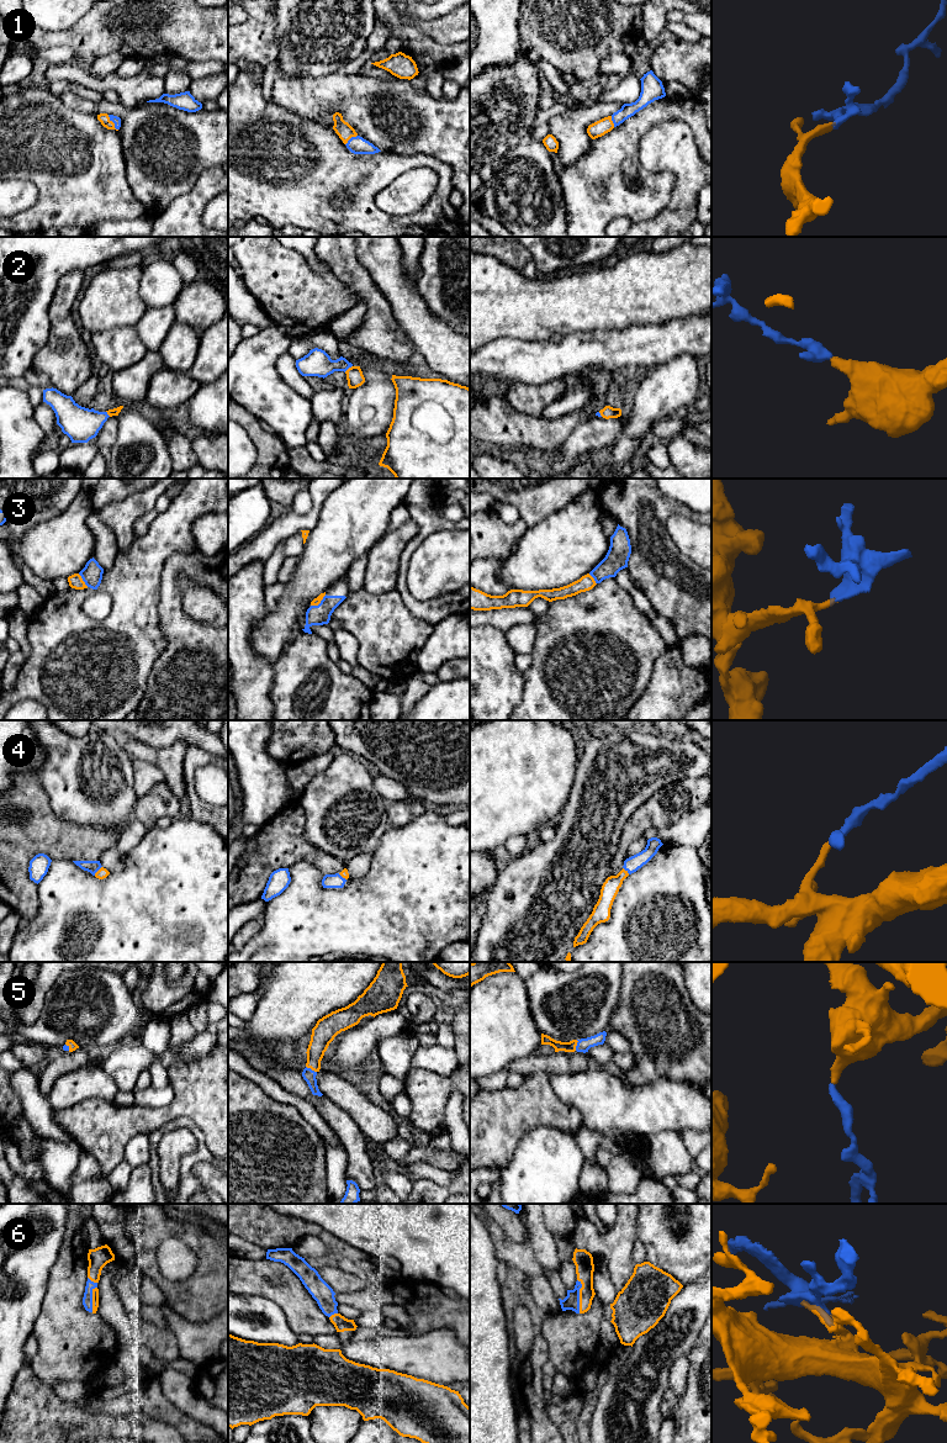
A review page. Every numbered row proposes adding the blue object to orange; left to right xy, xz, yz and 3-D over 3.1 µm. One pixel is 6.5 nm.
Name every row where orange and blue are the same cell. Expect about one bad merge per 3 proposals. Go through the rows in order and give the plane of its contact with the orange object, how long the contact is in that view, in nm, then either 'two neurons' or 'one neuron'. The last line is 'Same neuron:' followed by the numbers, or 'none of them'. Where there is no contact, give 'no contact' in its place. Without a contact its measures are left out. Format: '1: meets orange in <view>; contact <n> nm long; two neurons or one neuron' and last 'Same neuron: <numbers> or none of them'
1: meets orange in xy; contact 120 nm long; one neuron
2: meets orange in xz; contact 70 nm long; one neuron
3: meets orange in xz; contact 130 nm long; one neuron
4: meets orange in xy; contact 80 nm long; one neuron
5: meets orange in xz; contact 80 nm long; one neuron
6: meets orange in yz; contact 220 nm long; one neuron
Same neuron: 1, 2, 3, 4, 5, 6

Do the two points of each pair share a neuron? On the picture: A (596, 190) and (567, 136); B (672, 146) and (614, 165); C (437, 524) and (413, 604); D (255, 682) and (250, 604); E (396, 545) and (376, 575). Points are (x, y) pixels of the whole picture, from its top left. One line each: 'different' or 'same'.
A: different
B: different
C: same
D: same
E: same

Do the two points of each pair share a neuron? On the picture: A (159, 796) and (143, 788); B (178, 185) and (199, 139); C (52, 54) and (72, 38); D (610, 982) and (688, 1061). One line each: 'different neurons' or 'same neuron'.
A: different neurons
B: same neuron
C: different neurons
D: different neurons

